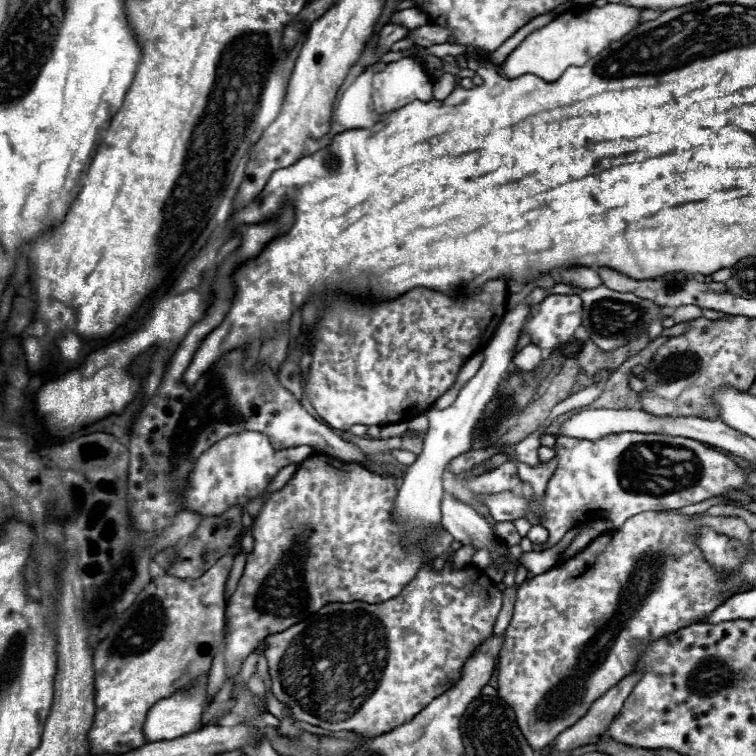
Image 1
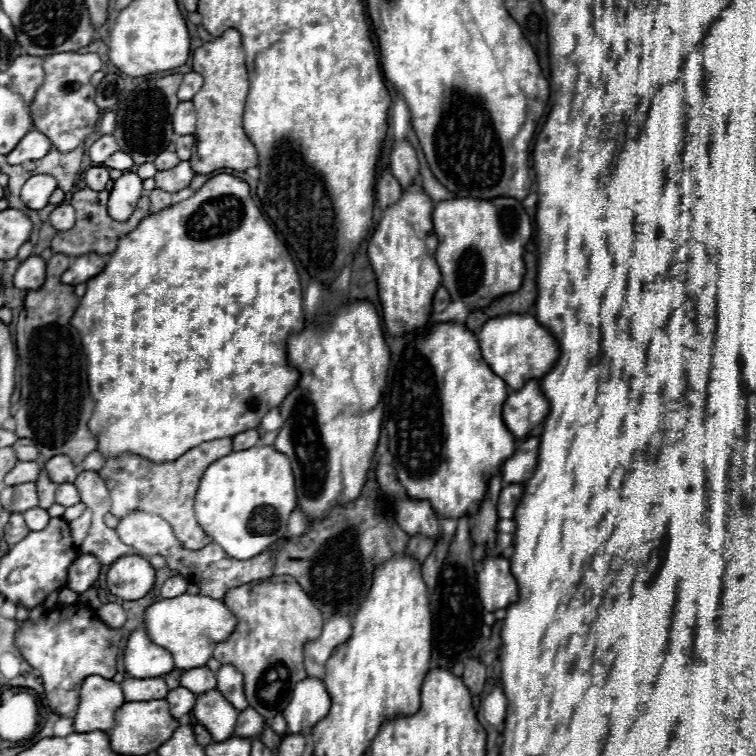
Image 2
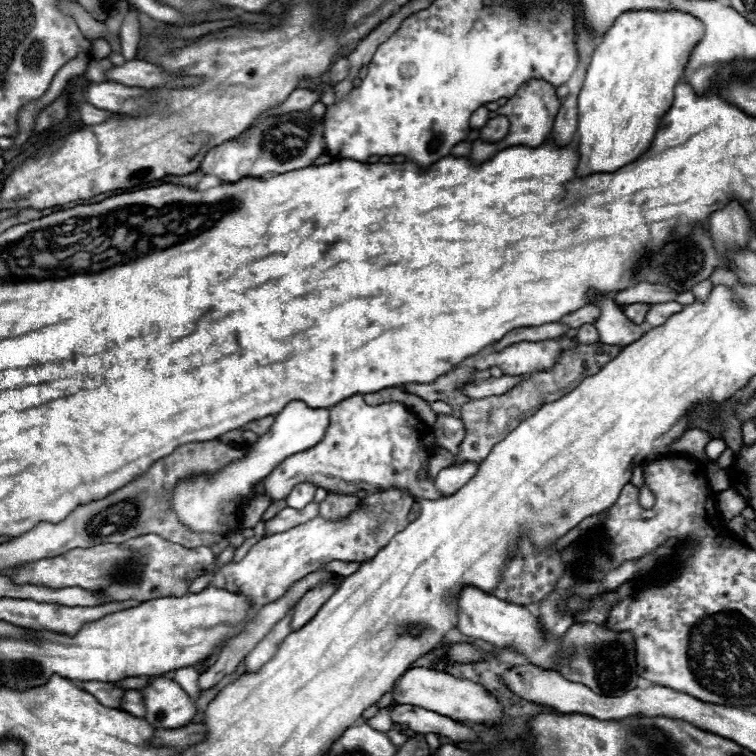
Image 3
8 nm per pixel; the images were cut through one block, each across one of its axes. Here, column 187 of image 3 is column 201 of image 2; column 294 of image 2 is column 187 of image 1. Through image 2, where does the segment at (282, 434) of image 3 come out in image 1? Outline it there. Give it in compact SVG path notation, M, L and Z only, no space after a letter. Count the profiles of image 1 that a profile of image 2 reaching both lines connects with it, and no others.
M252 430L226 436L224 440L216 442L210 450L206 450L198 458L196 468L188 478L190 486L184 494L182 506L186 510L198 512L202 518L222 514L234 504L240 504L246 508L246 504L250 500L254 500L284 466L300 464L310 454L312 454L310 446L298 446L298 448L290 448L290 450L274 450L266 434L252 432Z

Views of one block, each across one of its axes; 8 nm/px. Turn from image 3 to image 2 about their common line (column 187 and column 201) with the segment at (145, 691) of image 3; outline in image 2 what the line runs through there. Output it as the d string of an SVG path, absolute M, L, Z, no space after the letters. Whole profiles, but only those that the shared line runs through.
M208 690L196 696L194 716L200 724L208 728L216 742L222 742L234 734L234 724L238 718L238 710L216 690Z

